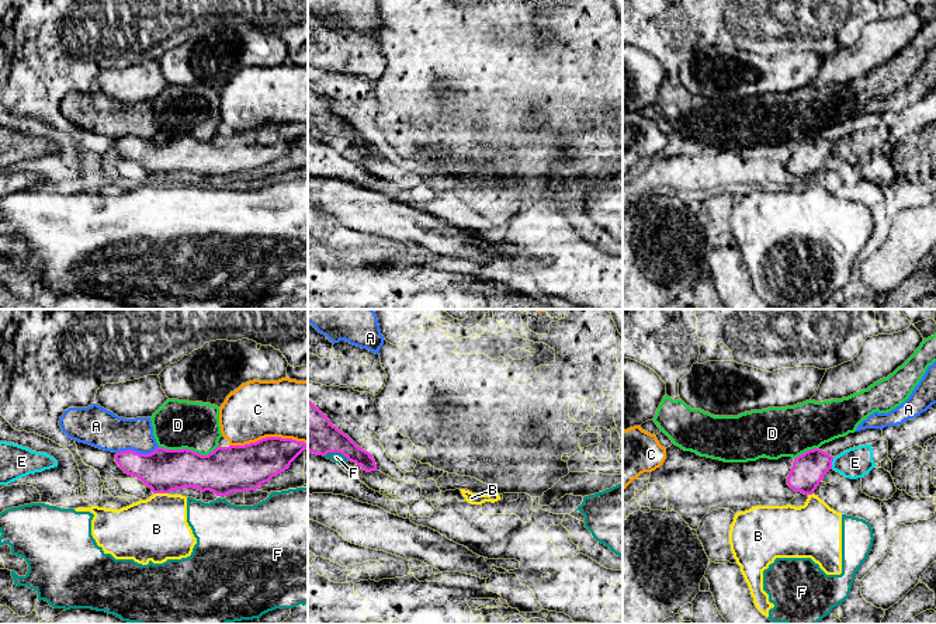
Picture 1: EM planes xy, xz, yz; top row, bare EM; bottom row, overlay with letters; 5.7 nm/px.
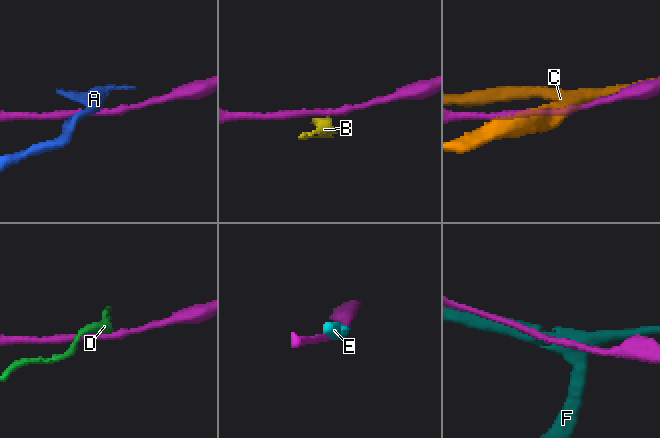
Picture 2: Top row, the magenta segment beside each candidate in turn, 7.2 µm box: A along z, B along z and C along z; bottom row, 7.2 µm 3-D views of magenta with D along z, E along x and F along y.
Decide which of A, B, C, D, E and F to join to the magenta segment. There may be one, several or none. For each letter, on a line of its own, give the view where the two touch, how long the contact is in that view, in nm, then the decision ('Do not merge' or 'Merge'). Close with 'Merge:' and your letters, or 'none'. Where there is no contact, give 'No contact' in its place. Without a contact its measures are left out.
A: Touches magenta in xy. Shared border 240 nm. Do not merge
B: Touches magenta in xy. Shared border 80 nm. Do not merge
C: Touches magenta in xy. Shared border 440 nm. Do not merge
D: Touches magenta in xy. Shared border 340 nm. Do not merge
E: Touches magenta in yz. Shared border 70 nm. Do not merge
F: Touches magenta in xz. Shared border 160 nm. Do not merge
Merge: none

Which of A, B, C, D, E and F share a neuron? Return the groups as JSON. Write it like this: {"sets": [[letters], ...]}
{"sets": [["A"], ["B", "F"], ["C"], ["D"], ["E"]]}

